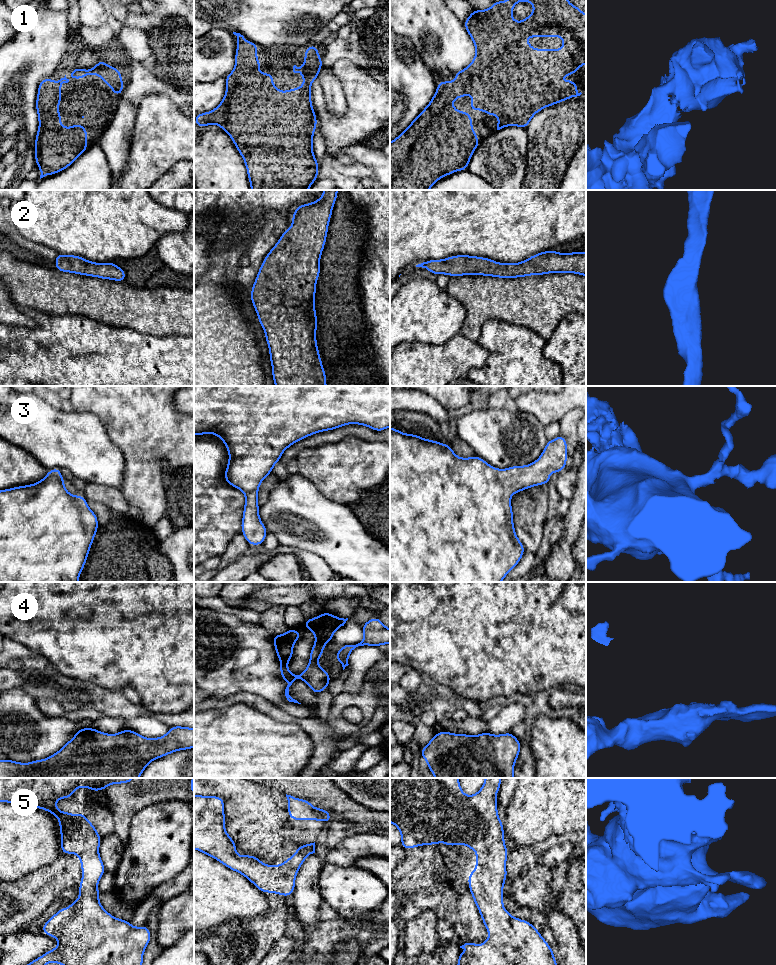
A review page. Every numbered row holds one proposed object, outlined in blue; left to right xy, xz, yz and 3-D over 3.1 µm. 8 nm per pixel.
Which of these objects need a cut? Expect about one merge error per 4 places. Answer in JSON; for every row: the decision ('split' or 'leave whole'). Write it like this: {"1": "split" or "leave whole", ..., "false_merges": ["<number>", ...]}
{"1": "leave whole", "2": "leave whole", "3": "leave whole", "4": "leave whole", "5": "leave whole", "false_merges": []}

